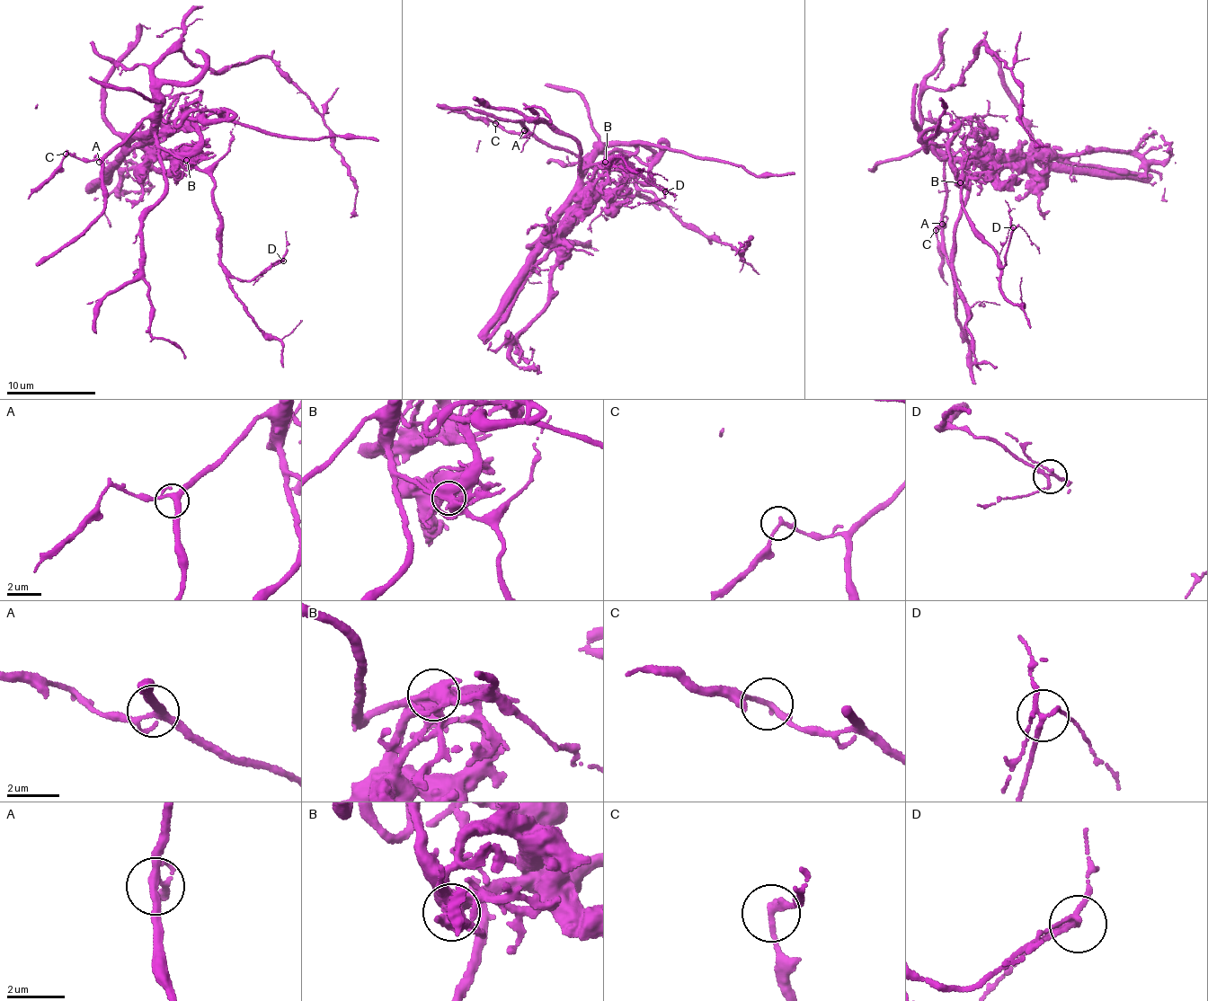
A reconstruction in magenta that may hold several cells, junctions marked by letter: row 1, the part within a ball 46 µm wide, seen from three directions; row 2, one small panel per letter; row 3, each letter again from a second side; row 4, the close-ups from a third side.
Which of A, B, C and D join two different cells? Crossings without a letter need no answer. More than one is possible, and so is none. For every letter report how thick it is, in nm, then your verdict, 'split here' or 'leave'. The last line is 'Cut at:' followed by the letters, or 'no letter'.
A: calibre 280 nm; leave
B: calibre 550 nm; split here
C: calibre 200 nm; leave
D: calibre 170 nm; leave
Cut at: B

